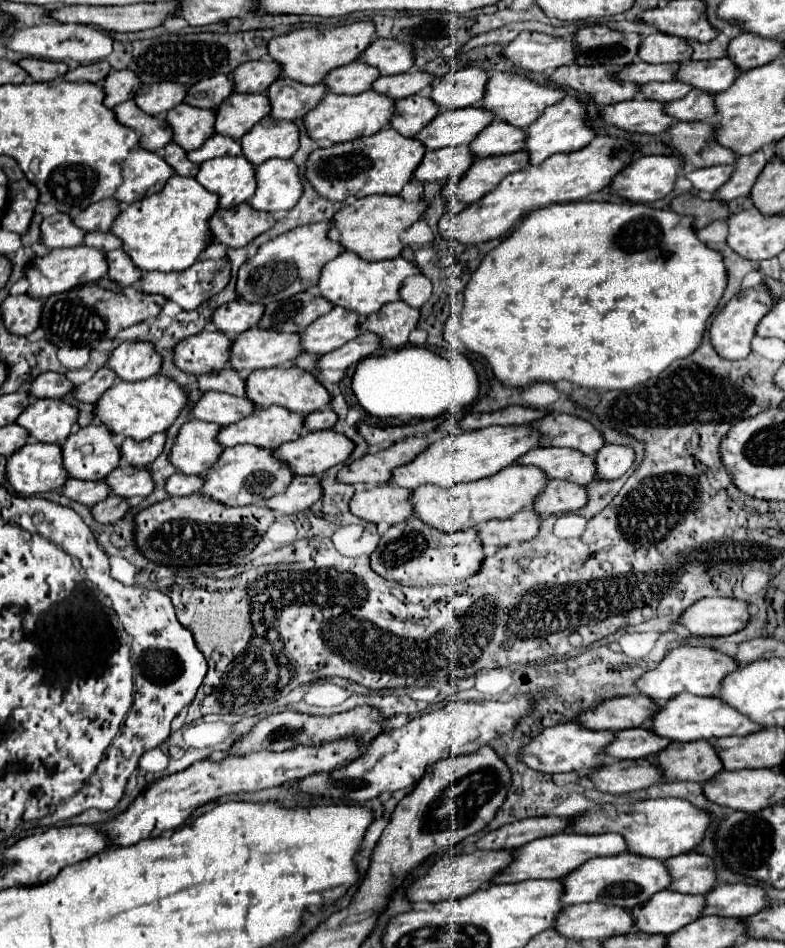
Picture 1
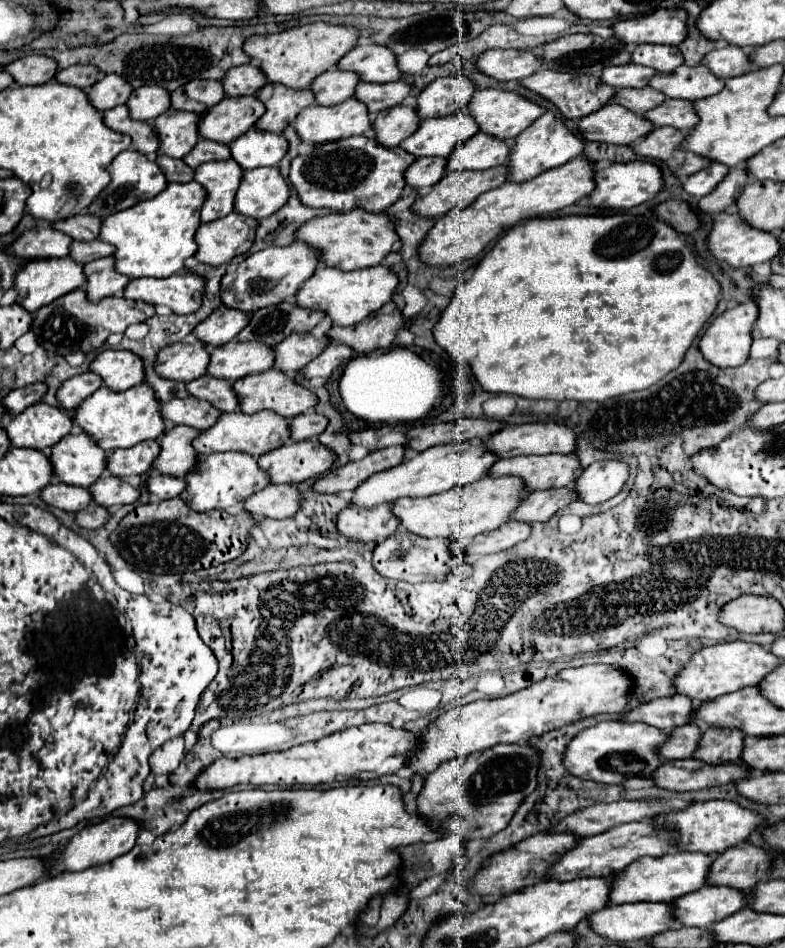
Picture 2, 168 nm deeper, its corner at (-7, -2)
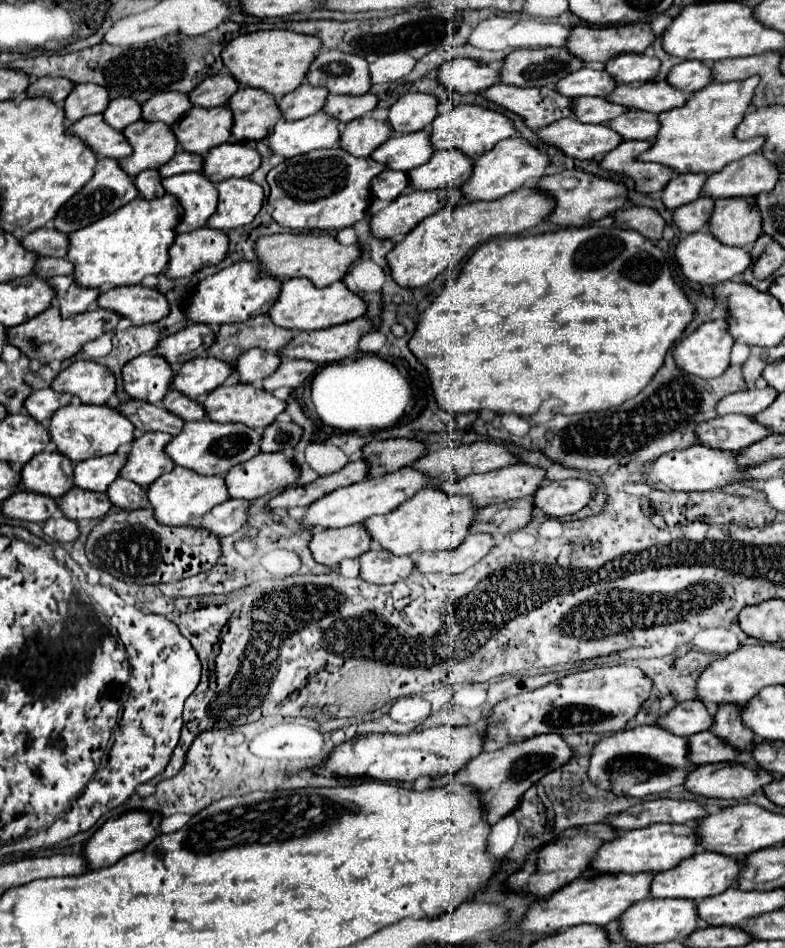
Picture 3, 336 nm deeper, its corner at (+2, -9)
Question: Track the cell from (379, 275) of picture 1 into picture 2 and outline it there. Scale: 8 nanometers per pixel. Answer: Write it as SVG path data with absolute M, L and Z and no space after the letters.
M318 265L314 277L310 277L296 293L296 301L306 309L322 309L332 319L334 325L356 325L358 321L374 313L374 309L380 309L386 301L392 301L396 287L398 287L398 275L384 265L356 269L350 273Z

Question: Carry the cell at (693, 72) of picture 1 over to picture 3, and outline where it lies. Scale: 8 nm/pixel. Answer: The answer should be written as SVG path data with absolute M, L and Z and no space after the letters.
M667 82L617 84L617 88L607 98L609 98L609 102L621 104L625 108L645 110L645 112L653 112L653 114L661 114L671 108L679 108L687 100L687 96L681 90L669 86Z

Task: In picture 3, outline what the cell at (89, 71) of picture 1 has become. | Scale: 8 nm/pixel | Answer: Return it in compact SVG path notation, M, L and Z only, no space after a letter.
M39 78L27 86L27 98L51 98L55 104L63 104L73 84L65 78Z

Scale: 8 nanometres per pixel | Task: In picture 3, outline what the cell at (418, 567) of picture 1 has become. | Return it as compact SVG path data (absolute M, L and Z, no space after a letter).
M383 548L359 556L359 564L359 578L371 584L393 584L405 580L415 568L409 556L393 556Z

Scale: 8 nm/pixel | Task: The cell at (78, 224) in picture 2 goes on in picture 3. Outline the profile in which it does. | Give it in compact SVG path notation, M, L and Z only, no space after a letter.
M47 226L47 228L39 228L37 232L29 232L25 238L21 238L21 246L37 256L65 258L69 248L69 236Z

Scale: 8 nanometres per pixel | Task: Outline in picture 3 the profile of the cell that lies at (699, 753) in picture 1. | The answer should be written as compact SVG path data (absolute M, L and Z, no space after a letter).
M721 704L715 714L715 724L711 732L715 732L735 748L745 752L747 748L751 748L755 734L753 730L745 728L745 724L741 724L741 712L743 712L741 704Z

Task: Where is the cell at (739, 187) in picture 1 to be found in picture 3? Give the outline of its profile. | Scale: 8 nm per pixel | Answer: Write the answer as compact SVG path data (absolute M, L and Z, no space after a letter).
M699 196L697 200L693 200L685 206L679 206L673 212L673 222L681 232L691 234L691 232L703 230L707 226L711 212L713 212L713 198Z

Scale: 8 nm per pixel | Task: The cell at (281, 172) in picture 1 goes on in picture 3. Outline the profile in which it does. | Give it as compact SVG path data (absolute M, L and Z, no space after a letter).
M233 178L217 184L219 204L215 214L207 220L209 228L233 230L249 224L261 210L263 188L249 178Z

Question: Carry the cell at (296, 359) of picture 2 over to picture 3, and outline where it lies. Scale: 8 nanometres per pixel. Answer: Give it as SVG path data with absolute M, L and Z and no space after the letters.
M253 348L237 358L233 372L239 376L239 382L261 386L265 376L275 372L279 364L281 364L281 356L277 356L277 352L273 354L261 348Z

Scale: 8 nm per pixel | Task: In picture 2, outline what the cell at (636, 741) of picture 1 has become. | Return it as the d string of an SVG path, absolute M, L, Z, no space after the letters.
M682 725L668 733L668 739L658 747L658 755L664 759L686 759L698 745L702 729L696 725Z

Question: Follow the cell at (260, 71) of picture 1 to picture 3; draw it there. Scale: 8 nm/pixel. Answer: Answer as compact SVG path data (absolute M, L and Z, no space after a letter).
M217 74L205 78L203 84L197 84L189 94L189 100L199 108L223 106L237 92L237 88L239 84L229 74Z

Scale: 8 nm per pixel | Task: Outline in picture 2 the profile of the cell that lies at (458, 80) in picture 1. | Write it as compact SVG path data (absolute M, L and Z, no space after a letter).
M440 77L418 95L418 115L426 119L458 113L460 109L466 109L466 105L470 105L474 91L476 83L470 79Z

